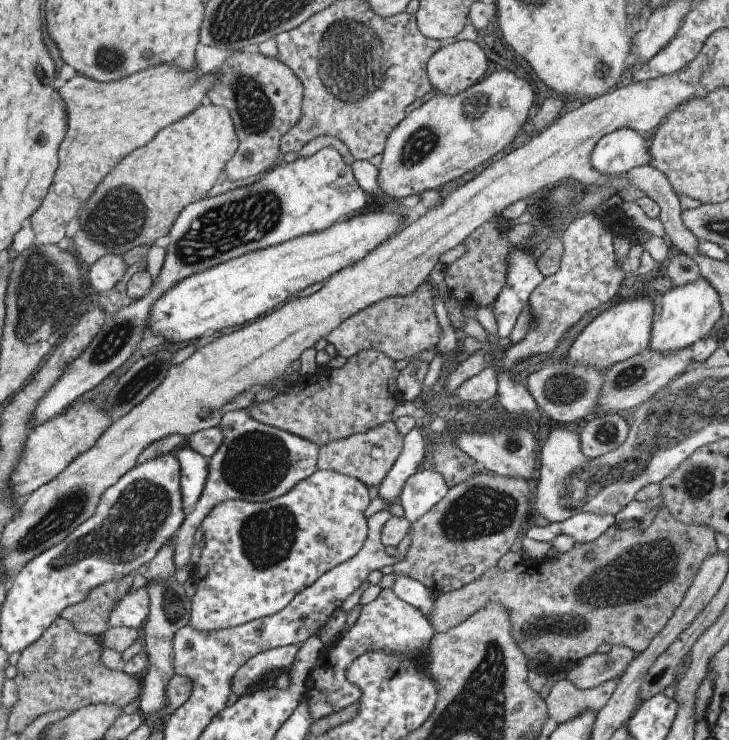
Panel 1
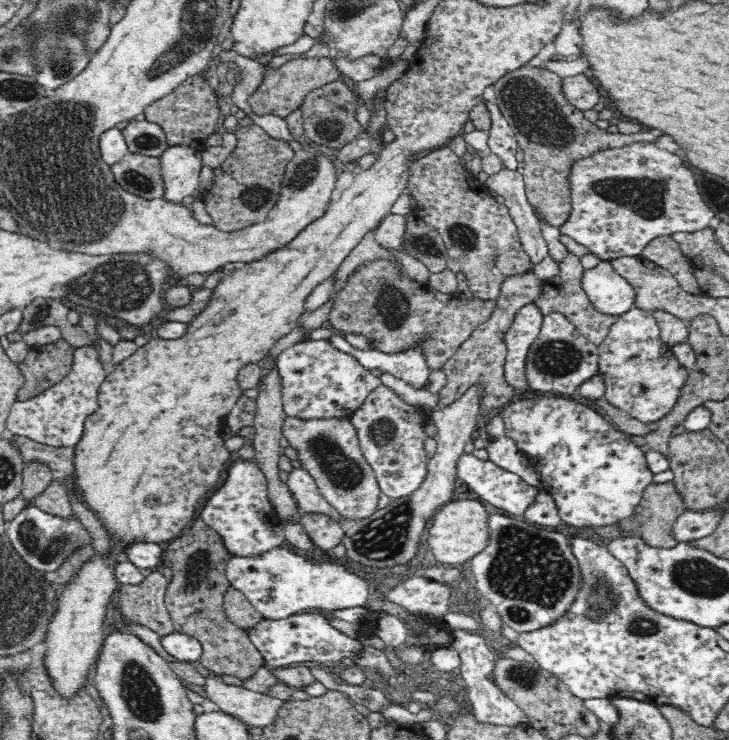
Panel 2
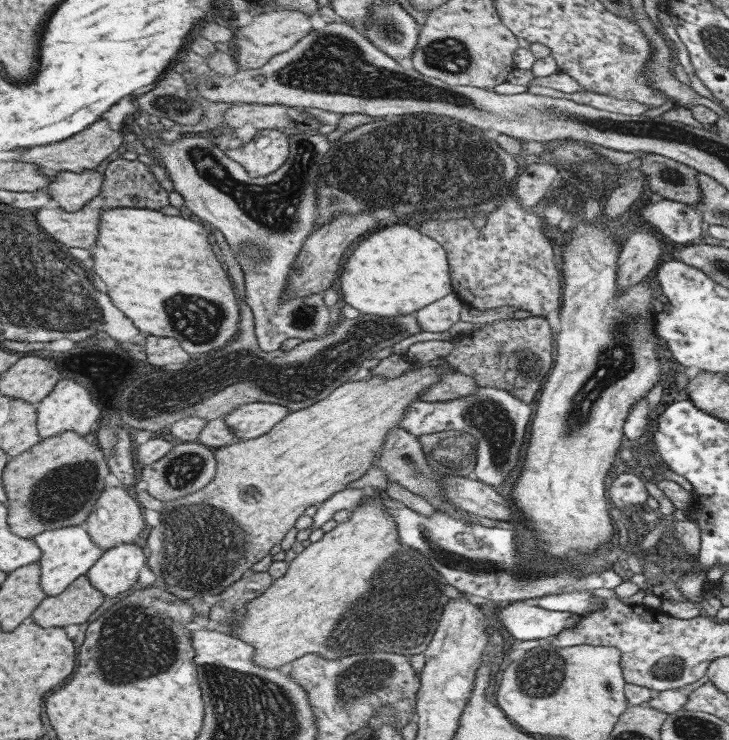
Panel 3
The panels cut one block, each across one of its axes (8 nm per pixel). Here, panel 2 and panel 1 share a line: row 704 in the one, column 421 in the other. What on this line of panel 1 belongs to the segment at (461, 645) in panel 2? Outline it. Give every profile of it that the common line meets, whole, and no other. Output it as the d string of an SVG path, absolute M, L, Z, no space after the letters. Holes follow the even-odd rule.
M427 466L422 467L405 478L405 484L399 492L402 515L409 523L415 522L429 512L429 508L437 504L447 490L441 474L431 471Z

